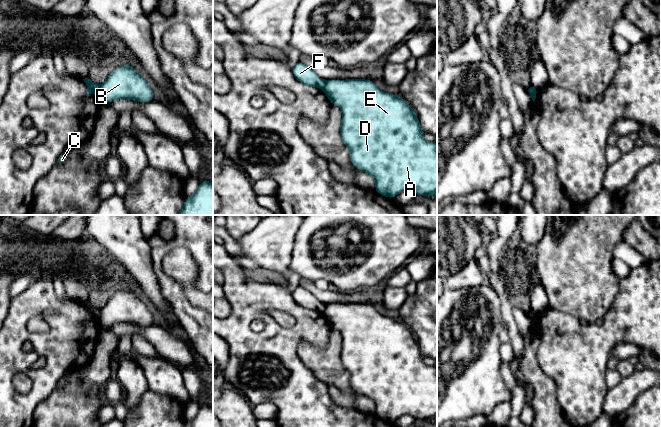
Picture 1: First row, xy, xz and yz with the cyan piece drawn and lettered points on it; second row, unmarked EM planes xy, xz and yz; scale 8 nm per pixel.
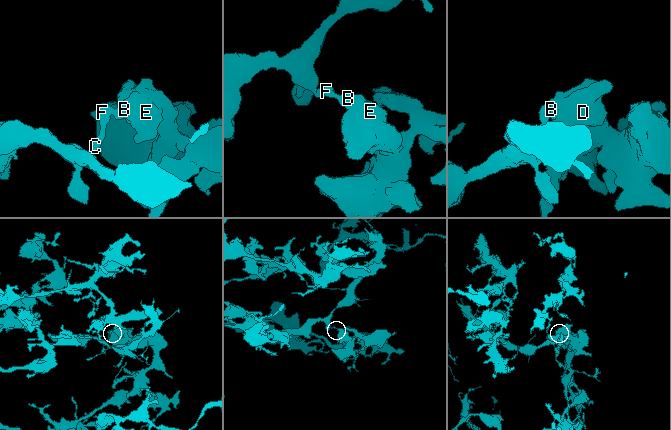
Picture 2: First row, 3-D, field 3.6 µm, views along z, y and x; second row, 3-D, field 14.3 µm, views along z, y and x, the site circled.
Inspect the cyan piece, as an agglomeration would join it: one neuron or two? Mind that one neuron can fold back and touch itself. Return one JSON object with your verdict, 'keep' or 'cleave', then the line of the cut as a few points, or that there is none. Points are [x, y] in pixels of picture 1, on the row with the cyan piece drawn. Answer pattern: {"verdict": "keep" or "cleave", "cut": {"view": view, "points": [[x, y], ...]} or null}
{"verdict": "cleave", "cut": {"view": "xy", "points": [[100, 86], [98, 94]]}}

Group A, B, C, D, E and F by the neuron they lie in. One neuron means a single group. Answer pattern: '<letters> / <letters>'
A B D E / C F

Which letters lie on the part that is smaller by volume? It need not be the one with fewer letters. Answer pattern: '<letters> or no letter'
C, F

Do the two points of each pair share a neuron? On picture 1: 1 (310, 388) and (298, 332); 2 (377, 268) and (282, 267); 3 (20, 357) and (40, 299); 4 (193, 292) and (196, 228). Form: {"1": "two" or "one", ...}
{"1": "one", "2": "two", "3": "one", "4": "two"}

